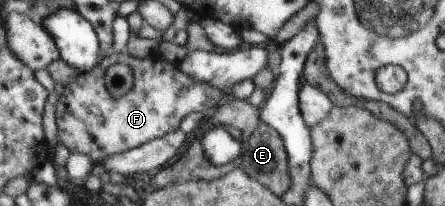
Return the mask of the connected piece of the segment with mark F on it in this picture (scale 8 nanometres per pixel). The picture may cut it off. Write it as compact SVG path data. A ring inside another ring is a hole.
M157 50L143 59L113 51L102 55L94 67L78 73L63 86L62 94L55 103L57 139L69 153L87 155L93 163L102 162L169 134L190 113L212 112L225 99L224 93L218 88L186 75L177 63L162 60ZM114 64L129 65L133 75L130 89L115 98L109 94L103 80L105 69Z

